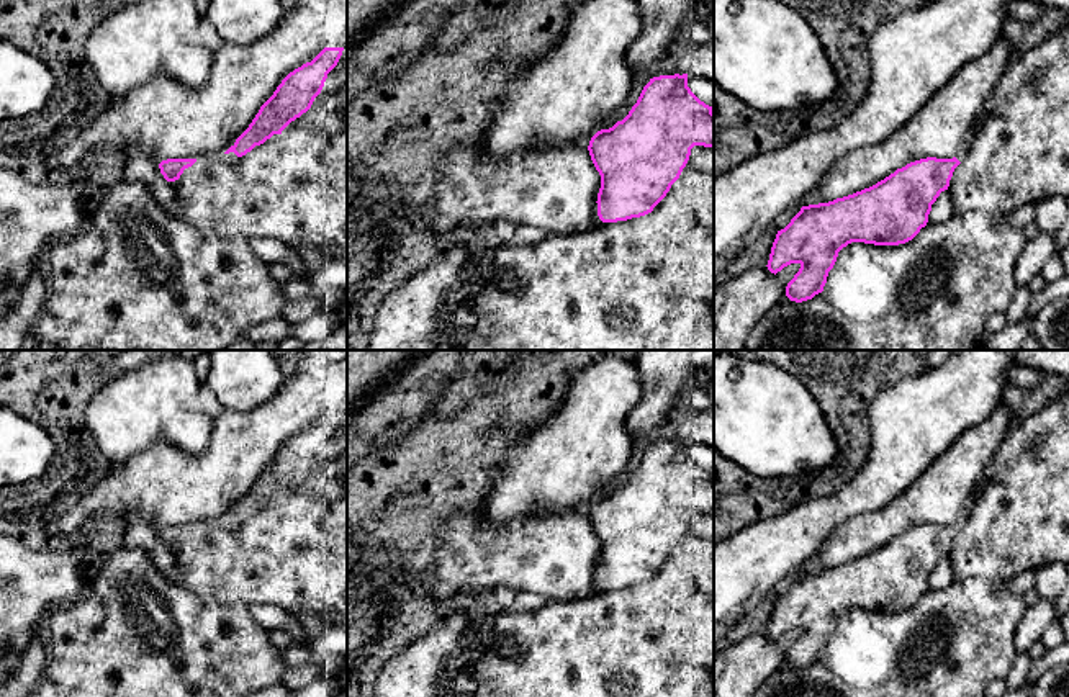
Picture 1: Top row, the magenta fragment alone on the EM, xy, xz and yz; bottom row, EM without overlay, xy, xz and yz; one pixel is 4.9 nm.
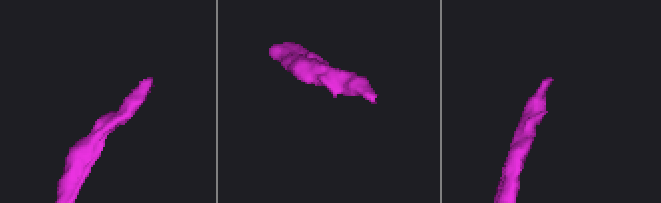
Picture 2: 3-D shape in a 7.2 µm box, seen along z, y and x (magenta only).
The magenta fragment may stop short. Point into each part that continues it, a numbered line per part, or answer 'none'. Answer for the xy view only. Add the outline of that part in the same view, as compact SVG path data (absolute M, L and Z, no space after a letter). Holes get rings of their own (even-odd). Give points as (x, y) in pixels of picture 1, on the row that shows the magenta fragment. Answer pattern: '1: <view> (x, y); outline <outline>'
none

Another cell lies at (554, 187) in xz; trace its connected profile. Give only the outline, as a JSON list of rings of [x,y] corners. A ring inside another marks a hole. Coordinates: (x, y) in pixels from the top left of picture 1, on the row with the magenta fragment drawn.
[[[557,141],[532,151],[519,151],[496,160],[486,144],[452,146],[439,162],[435,187],[435,221],[432,229],[444,232],[465,223],[480,223],[483,227],[496,221],[516,226],[537,227],[548,234],[576,234],[593,229],[593,211],[601,188],[589,151]]]

